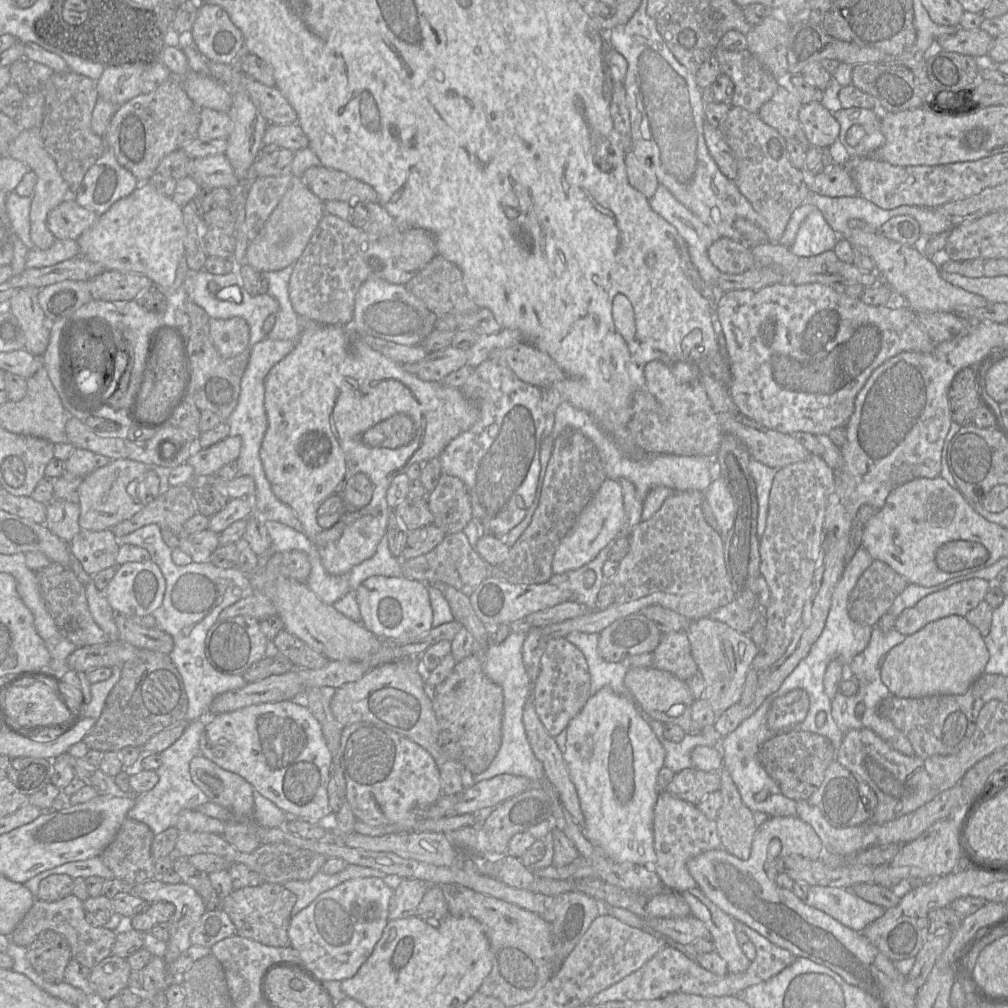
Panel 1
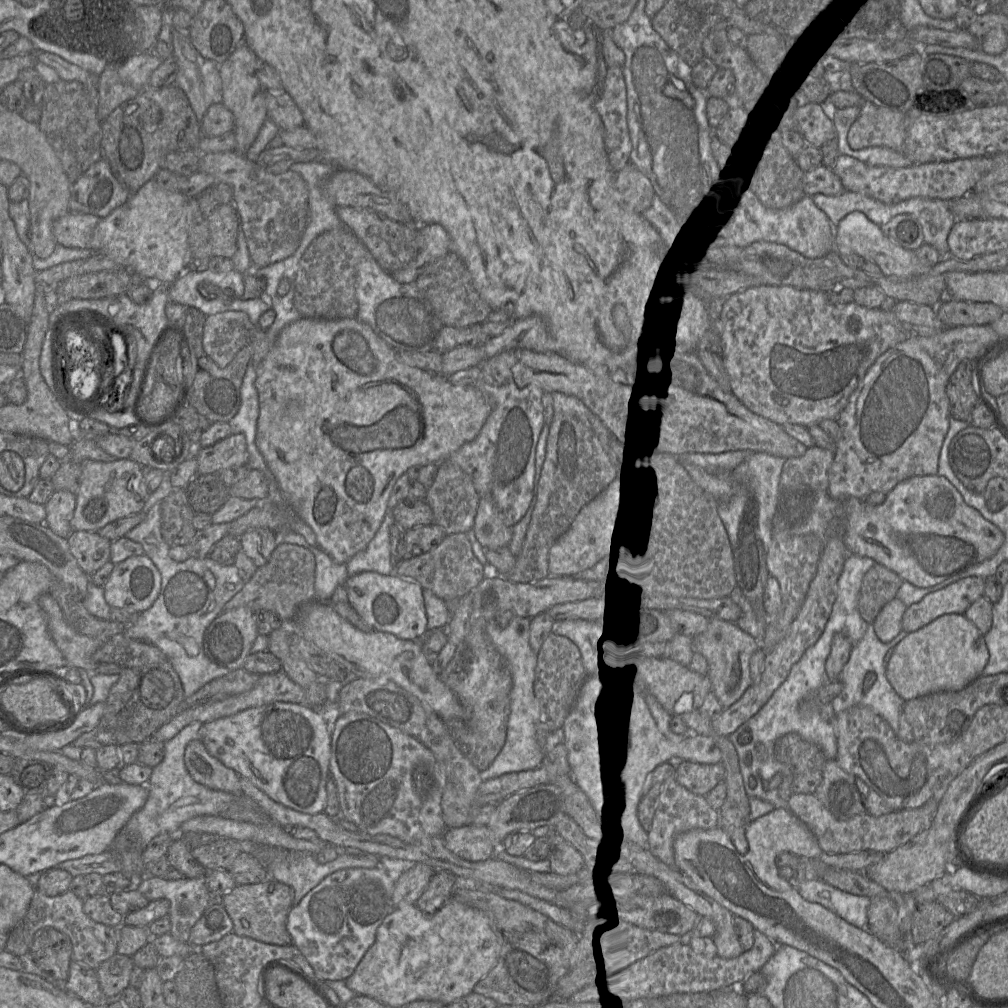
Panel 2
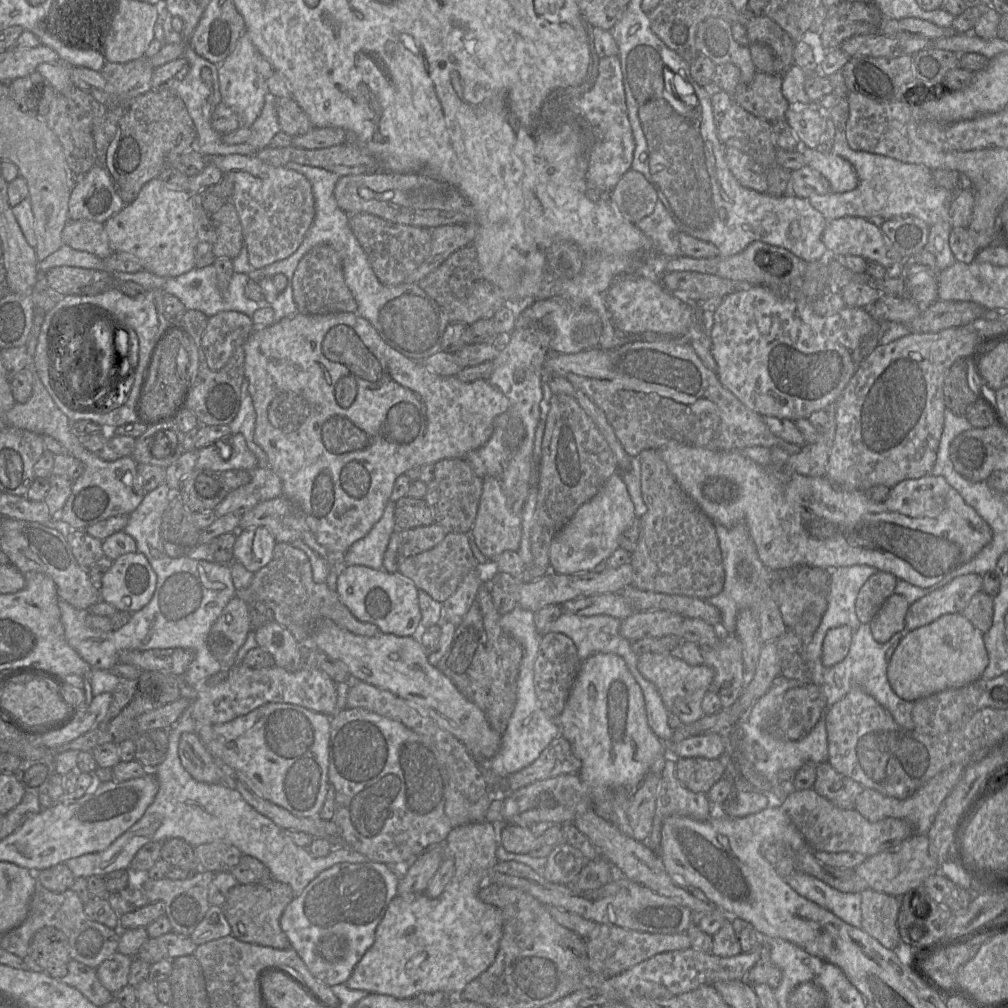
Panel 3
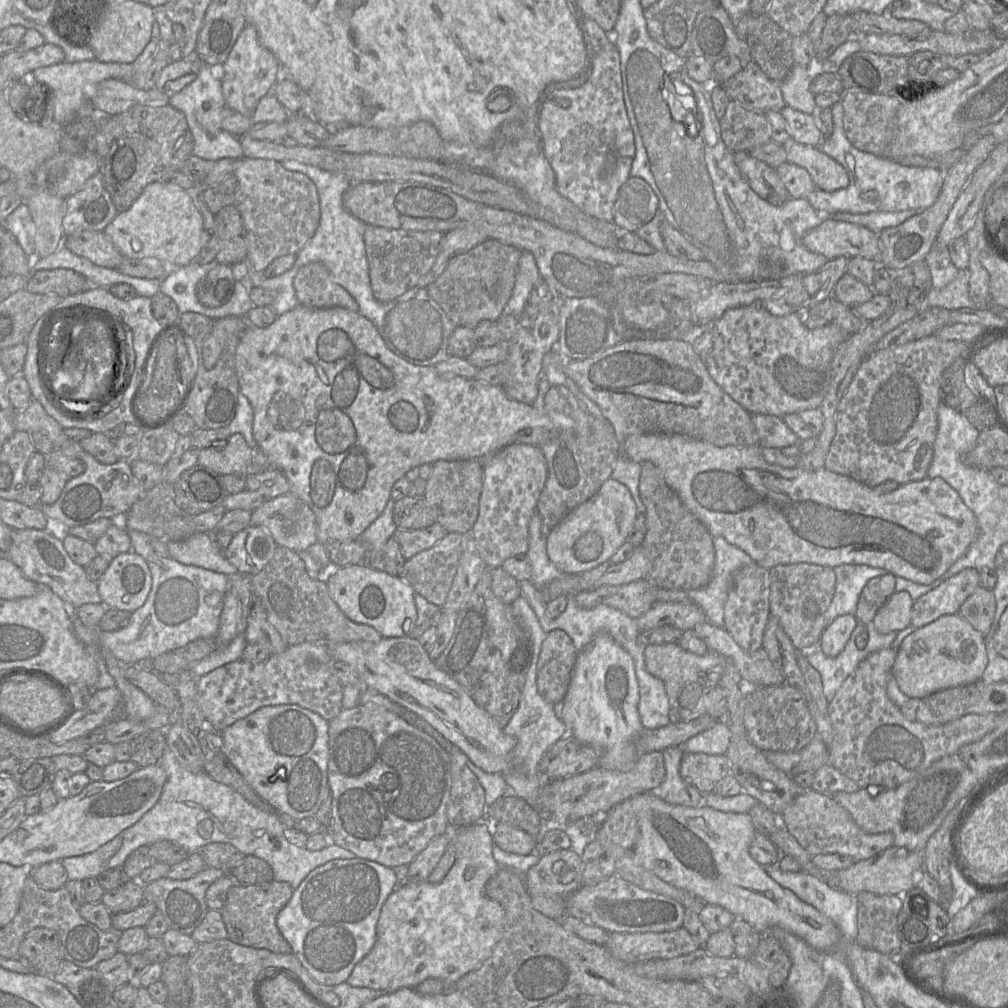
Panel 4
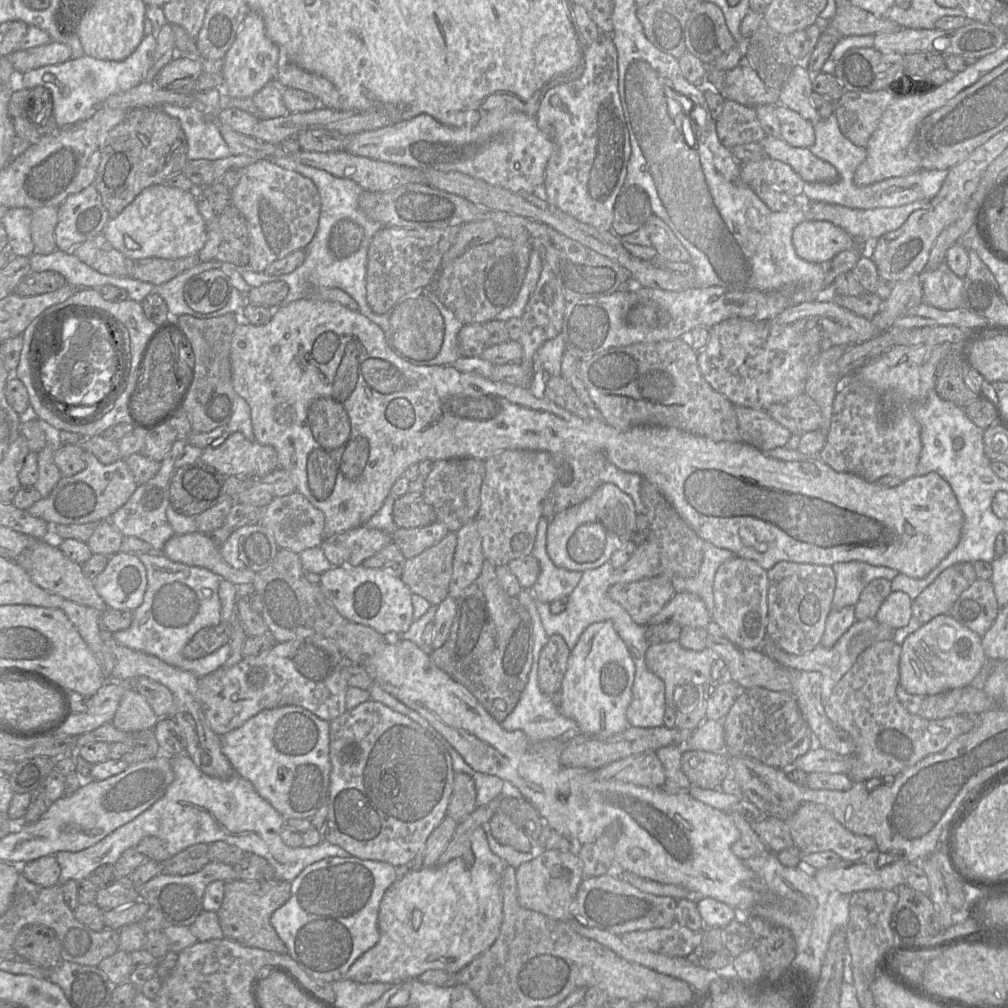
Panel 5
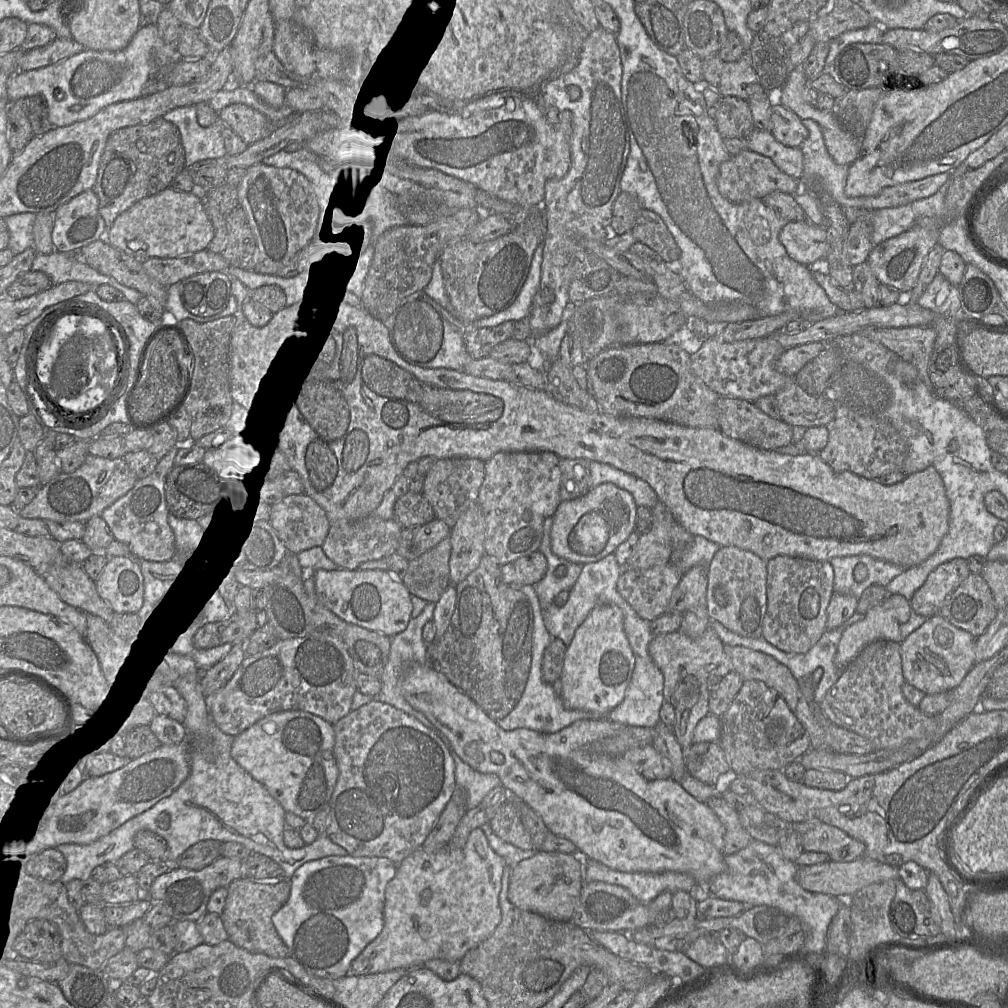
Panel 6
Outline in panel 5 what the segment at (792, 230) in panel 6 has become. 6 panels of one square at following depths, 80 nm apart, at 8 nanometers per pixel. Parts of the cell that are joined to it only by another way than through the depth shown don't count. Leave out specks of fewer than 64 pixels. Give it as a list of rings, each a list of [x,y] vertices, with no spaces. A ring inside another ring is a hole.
[[[805,220],[794,228],[792,243],[800,258],[823,265],[841,251],[857,245],[857,241],[842,228],[828,221],[814,220]]]

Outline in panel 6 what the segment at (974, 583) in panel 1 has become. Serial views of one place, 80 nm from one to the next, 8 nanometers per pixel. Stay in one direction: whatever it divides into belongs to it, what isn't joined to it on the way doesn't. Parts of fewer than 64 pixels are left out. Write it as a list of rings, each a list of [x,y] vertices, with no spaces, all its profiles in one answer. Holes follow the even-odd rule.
[[[954,558],[937,566],[909,601],[918,615],[929,618],[939,613],[946,599],[969,576],[968,561]]]

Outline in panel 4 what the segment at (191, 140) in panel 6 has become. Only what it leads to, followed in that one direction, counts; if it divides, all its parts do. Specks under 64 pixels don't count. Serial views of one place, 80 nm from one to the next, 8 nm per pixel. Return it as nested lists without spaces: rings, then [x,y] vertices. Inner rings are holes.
[[[201,63],[196,79],[179,92],[172,94],[168,104],[185,115],[194,139],[192,155],[211,161],[222,158],[238,160],[243,157],[243,149],[239,138],[225,131],[221,126],[221,112],[226,106],[226,102],[222,93],[219,70]]]

